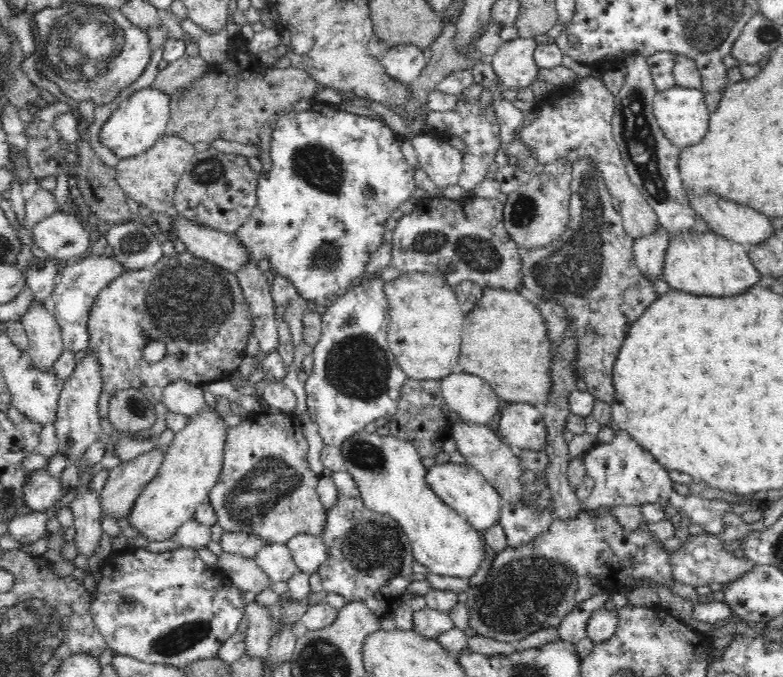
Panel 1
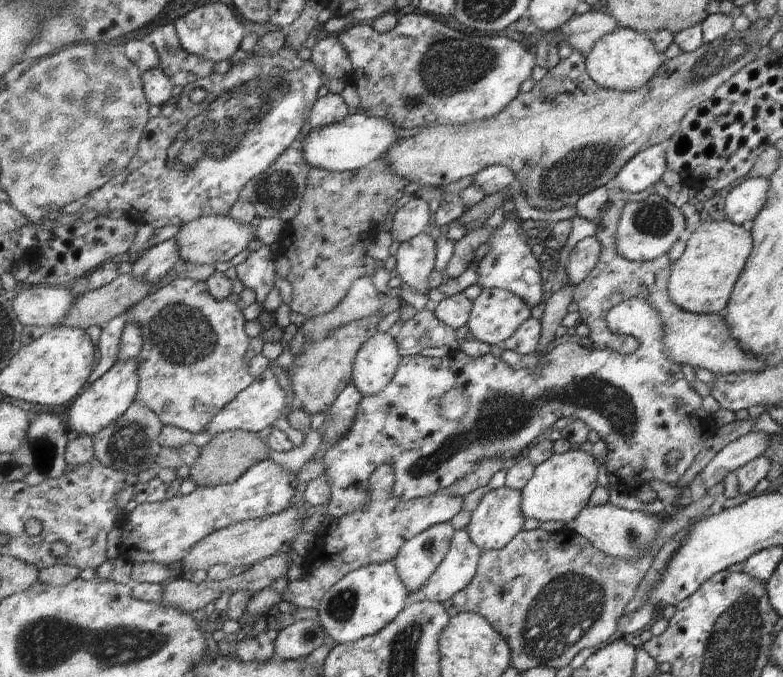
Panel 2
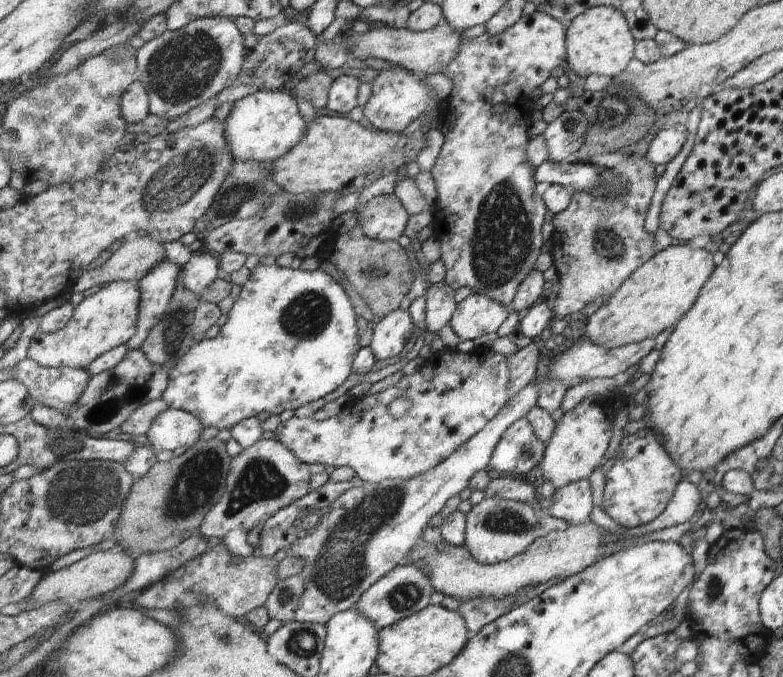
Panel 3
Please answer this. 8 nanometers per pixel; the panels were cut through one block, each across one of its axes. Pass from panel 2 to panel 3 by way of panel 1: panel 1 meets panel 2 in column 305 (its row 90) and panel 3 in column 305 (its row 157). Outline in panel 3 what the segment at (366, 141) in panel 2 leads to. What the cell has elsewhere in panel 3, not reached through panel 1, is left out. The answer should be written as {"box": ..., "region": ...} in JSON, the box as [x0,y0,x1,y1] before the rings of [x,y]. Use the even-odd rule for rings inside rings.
{"box":[226,90,312,163],"region":[[[259,90],[235,102],[227,116],[226,138],[237,161],[273,163],[290,154],[306,138],[312,120],[301,114],[296,96],[292,93]]]}

